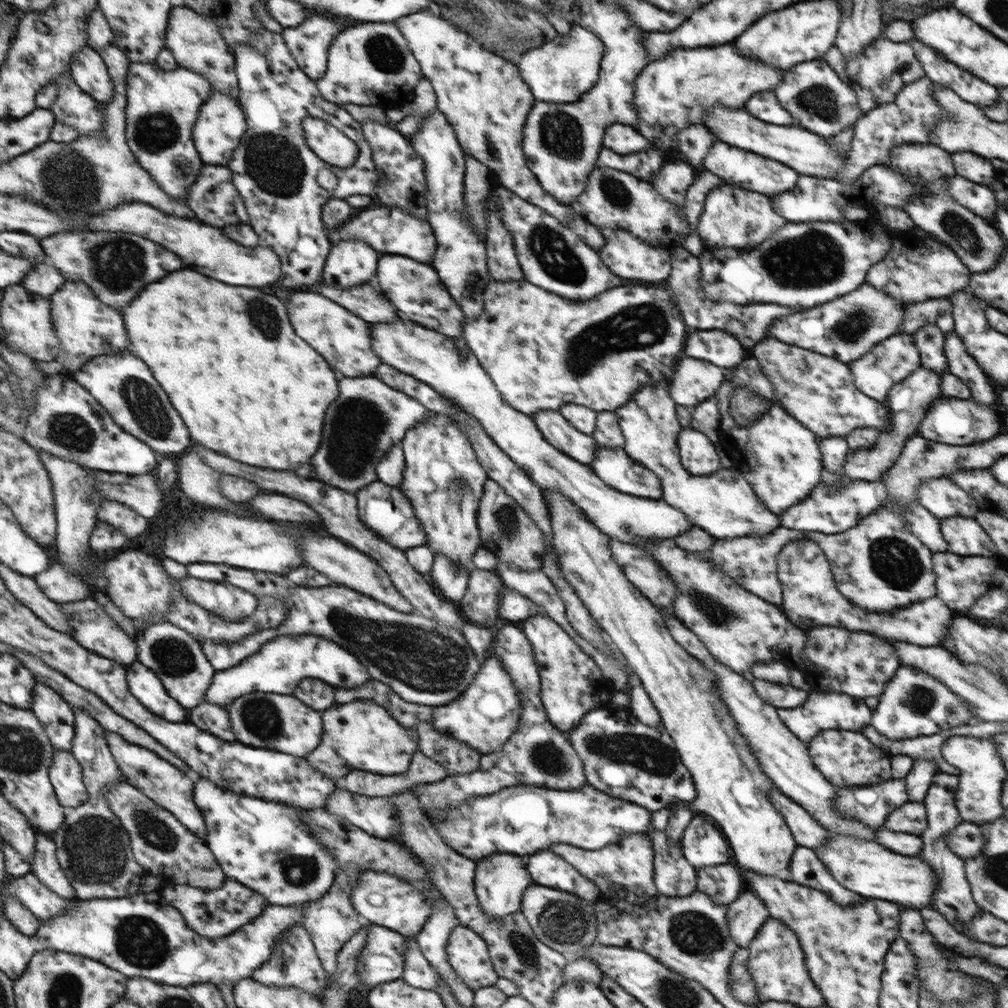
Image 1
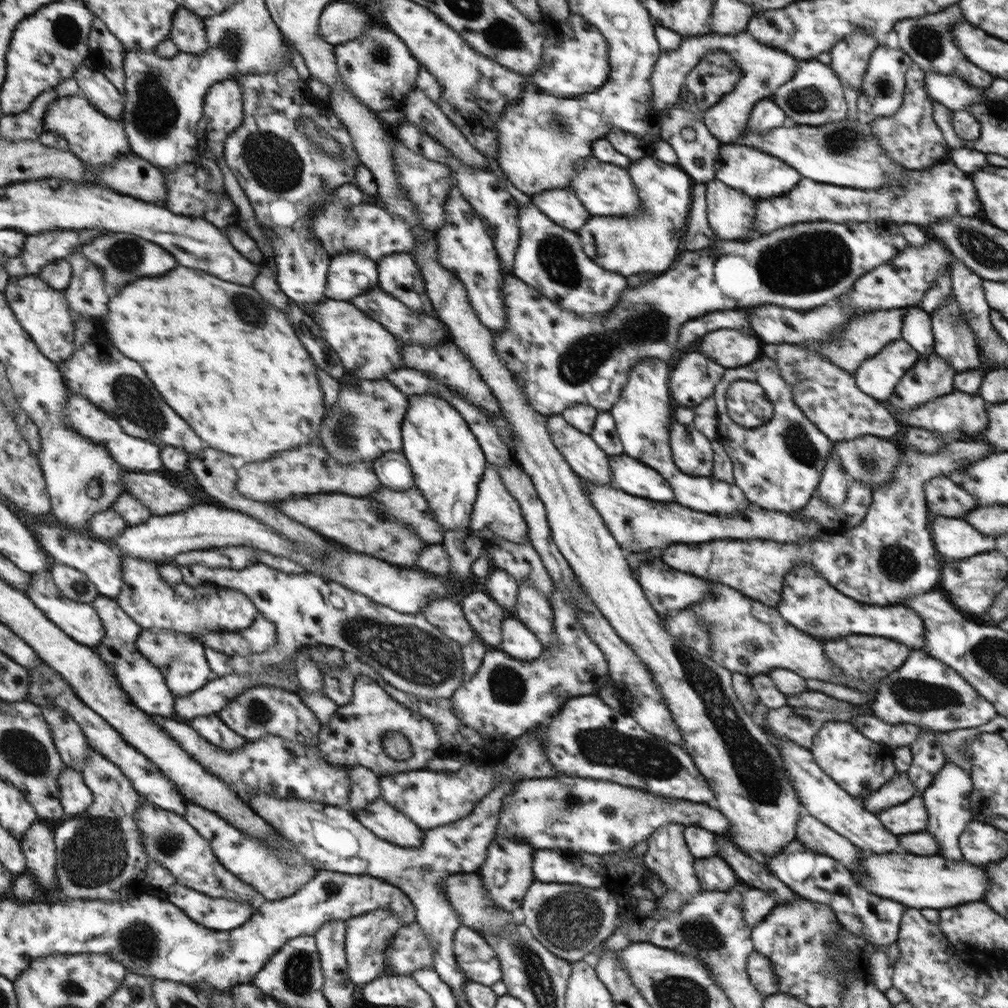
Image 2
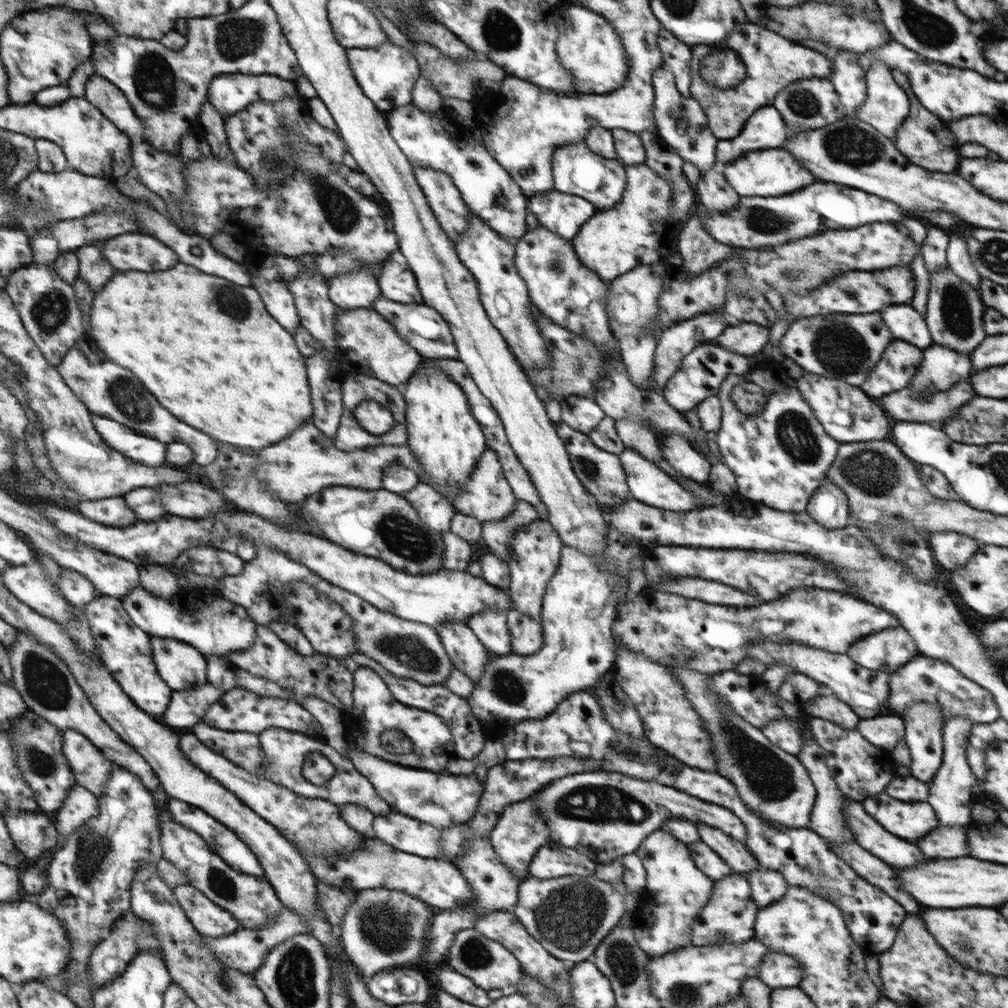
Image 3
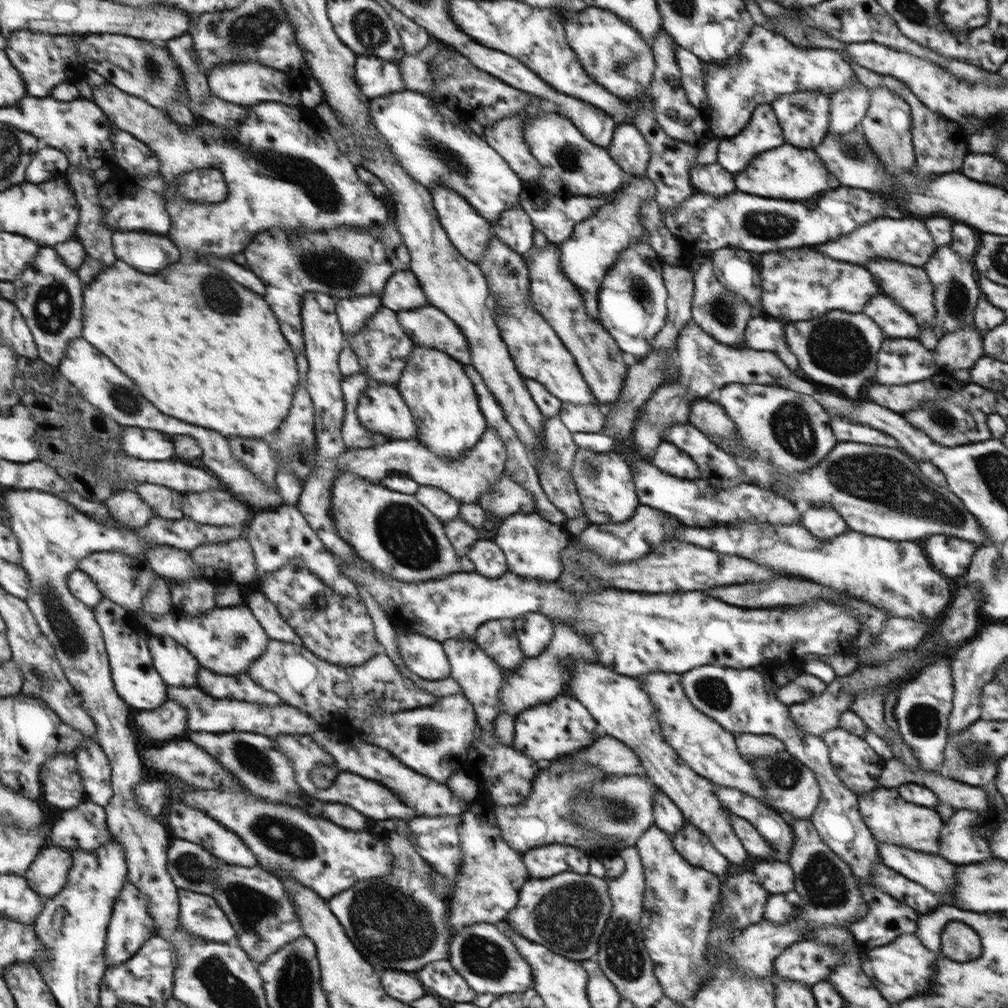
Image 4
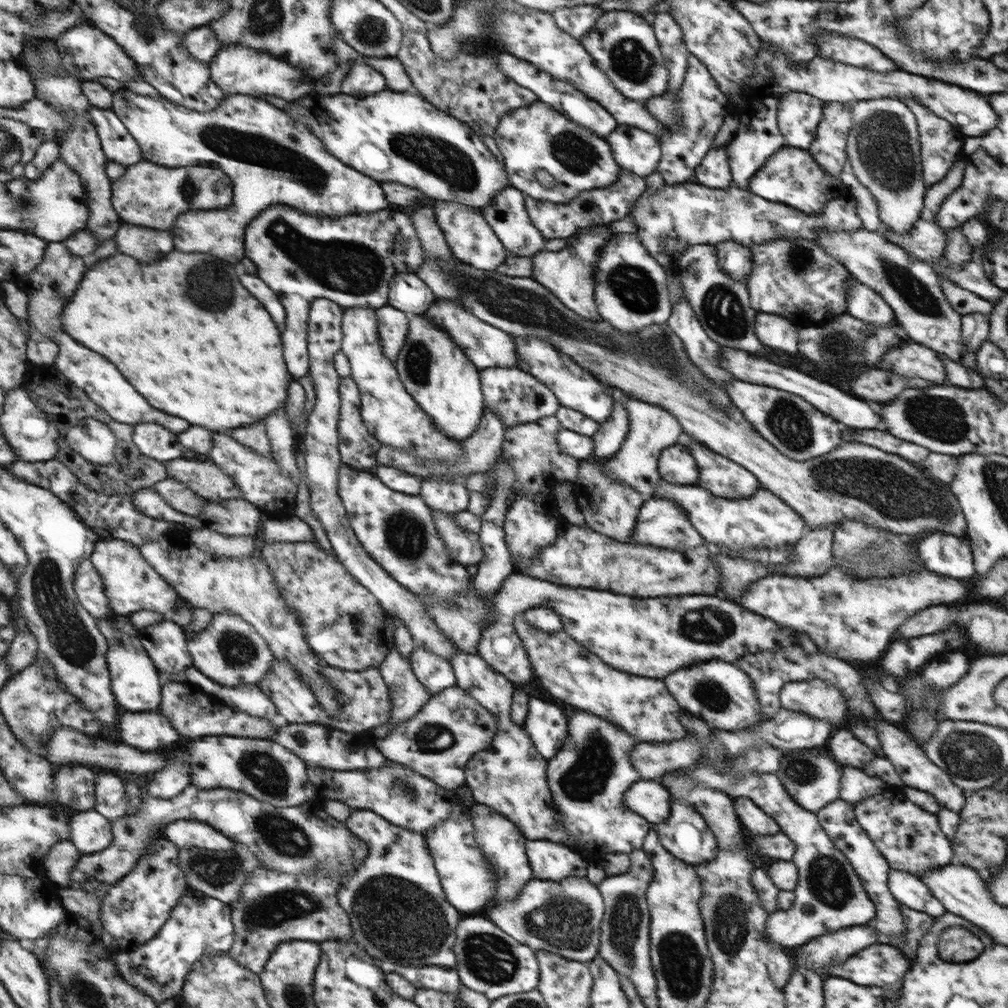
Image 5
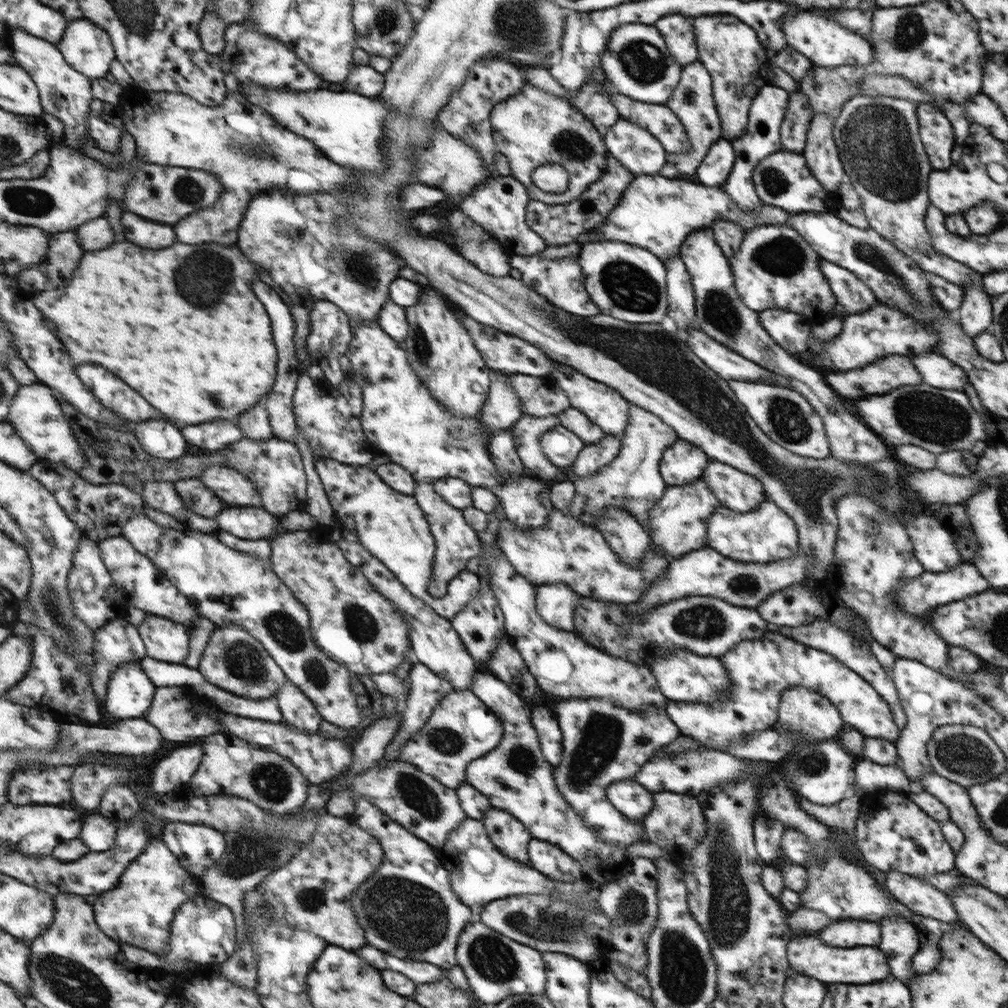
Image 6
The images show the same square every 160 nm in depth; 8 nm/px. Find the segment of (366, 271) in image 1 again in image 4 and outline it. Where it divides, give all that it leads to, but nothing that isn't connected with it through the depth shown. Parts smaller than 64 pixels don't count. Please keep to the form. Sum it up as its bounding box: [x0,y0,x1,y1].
[336,295,382,346]

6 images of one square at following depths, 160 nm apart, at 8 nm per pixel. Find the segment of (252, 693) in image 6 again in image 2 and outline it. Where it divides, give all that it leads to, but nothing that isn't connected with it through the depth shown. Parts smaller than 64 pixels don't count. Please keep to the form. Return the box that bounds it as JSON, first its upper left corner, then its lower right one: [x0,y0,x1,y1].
[116,555,259,642]

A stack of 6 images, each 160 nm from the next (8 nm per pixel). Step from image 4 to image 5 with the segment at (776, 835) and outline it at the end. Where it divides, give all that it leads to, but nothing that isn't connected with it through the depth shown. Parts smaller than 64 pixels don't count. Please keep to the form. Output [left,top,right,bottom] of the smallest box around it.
[733,797,779,835]

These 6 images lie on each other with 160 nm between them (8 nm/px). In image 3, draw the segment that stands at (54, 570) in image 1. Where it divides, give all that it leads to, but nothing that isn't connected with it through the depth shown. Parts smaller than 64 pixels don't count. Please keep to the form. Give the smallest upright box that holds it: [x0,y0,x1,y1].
[58,569,101,608]

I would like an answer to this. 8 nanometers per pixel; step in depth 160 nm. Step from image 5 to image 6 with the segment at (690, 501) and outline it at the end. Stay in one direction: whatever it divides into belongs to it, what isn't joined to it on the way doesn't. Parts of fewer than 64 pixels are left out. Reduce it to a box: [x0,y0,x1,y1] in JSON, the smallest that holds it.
[706,500,799,563]

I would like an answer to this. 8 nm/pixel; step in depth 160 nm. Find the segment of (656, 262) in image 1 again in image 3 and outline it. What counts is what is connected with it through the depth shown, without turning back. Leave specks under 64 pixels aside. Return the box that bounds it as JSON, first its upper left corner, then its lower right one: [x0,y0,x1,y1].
[569,162,684,282]

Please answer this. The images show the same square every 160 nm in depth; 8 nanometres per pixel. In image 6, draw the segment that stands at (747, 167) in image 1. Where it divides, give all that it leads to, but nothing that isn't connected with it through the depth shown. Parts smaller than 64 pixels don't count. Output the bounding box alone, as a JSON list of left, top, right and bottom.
[752,150,830,214]

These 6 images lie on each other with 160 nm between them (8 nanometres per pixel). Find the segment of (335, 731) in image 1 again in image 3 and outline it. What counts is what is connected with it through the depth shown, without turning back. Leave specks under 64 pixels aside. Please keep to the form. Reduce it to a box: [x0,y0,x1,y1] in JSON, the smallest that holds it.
[352,667,457,773]

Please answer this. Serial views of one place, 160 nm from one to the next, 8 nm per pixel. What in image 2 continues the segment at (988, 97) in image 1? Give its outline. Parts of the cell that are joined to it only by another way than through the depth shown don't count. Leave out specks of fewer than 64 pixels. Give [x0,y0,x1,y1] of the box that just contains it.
[892,4,994,89]

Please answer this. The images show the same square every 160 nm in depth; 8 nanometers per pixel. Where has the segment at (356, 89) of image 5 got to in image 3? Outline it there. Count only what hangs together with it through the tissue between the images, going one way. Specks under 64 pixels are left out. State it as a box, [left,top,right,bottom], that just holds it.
[347,41,421,112]

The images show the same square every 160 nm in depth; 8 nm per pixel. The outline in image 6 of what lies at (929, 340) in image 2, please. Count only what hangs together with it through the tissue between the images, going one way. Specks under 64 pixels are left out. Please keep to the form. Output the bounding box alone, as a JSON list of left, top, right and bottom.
[821,260,876,314]

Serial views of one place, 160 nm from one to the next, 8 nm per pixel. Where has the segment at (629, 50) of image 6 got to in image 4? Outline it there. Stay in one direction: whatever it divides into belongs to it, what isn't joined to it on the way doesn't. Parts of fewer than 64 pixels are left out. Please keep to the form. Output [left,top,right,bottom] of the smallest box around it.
[563,7,654,99]

